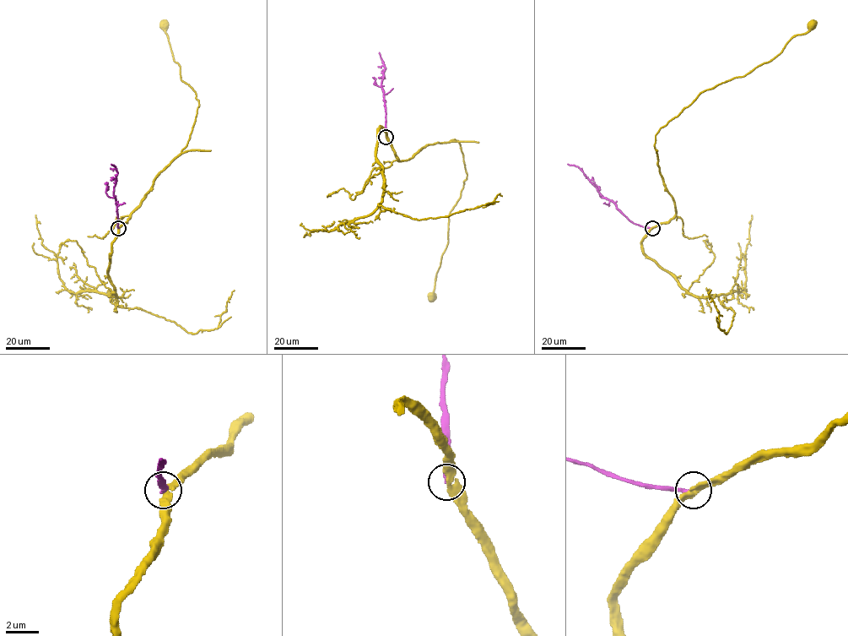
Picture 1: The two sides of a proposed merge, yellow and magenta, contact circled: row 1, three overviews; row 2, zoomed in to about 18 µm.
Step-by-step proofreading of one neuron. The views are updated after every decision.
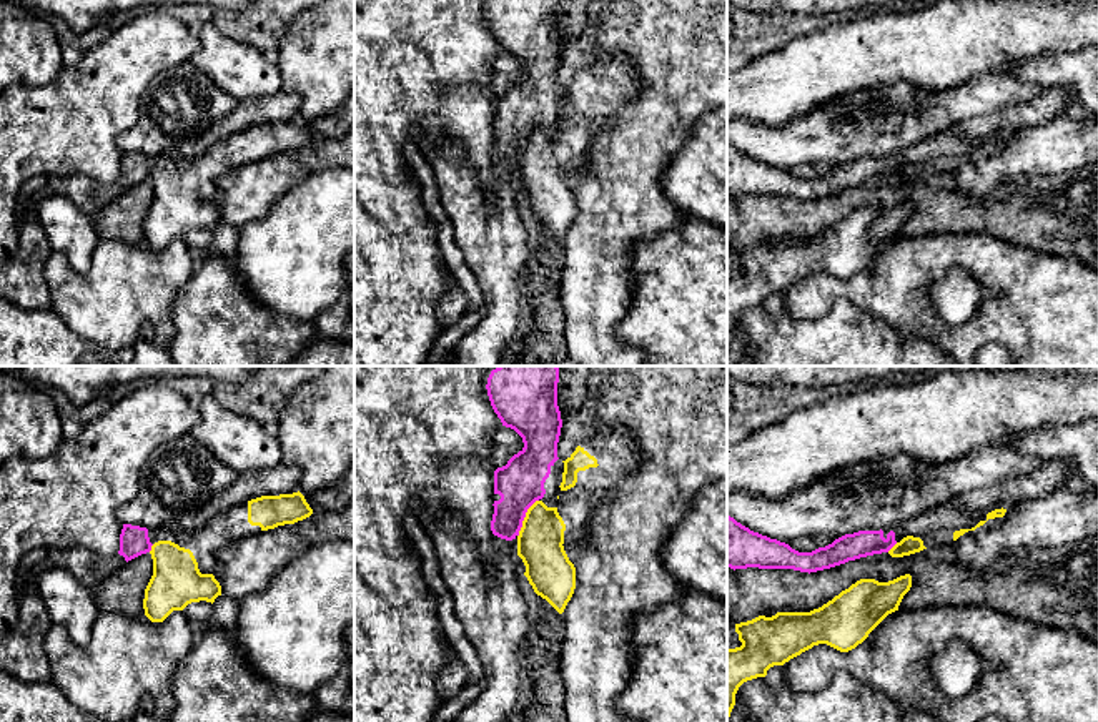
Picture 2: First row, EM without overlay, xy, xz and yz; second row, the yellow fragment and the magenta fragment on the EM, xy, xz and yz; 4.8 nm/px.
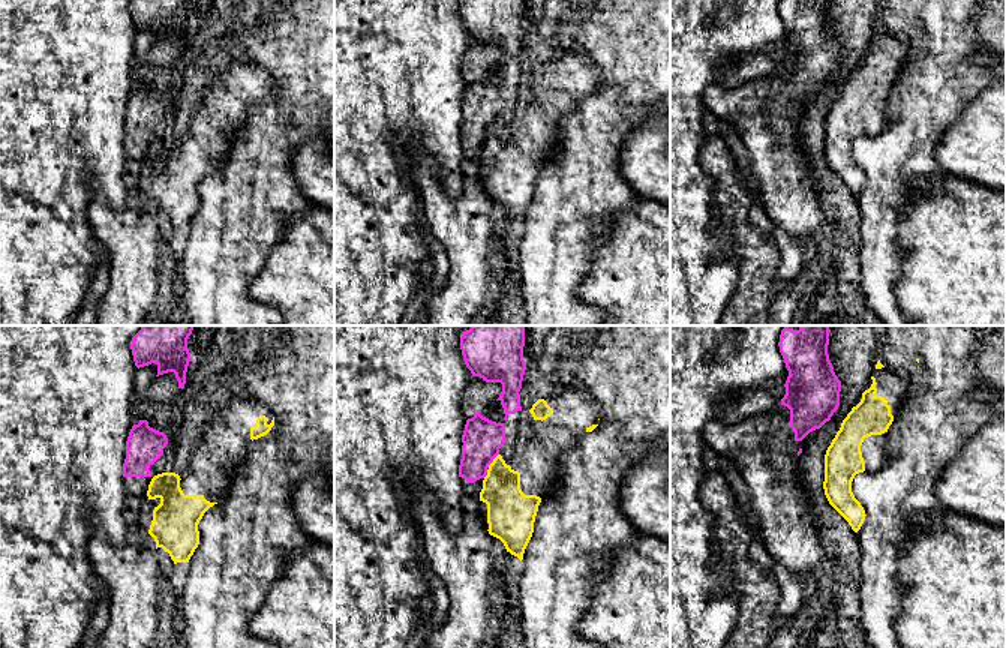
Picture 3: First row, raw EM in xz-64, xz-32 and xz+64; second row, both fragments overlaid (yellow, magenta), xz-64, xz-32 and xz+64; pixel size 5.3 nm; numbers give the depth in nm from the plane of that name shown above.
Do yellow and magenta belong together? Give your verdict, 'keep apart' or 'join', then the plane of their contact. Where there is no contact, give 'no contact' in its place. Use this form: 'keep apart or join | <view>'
keep apart | xz

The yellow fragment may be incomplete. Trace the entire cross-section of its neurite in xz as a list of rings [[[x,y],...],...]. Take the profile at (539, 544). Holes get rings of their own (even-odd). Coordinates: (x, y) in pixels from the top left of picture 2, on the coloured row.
[[[536,501],[526,512],[517,536],[517,556],[526,566],[524,576],[534,592],[559,614],[576,589],[576,567],[564,551],[566,524],[557,507]]]

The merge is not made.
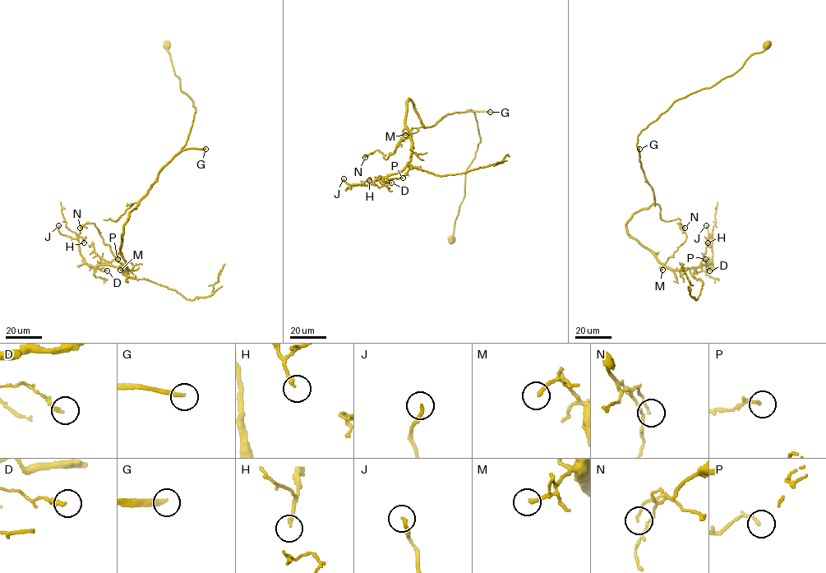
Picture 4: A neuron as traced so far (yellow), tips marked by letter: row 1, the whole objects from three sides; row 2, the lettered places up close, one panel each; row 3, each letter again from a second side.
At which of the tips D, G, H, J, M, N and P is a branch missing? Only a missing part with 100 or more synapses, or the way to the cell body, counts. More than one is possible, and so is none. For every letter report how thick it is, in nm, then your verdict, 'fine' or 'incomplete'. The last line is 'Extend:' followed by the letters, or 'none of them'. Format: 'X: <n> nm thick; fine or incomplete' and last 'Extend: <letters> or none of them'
D: 180 nm thick; fine
G: 240 nm thick; incomplete
H: 150 nm thick; fine
J: 170 nm thick; fine
M: 180 nm thick; fine
N: 100 nm thick; fine
P: 120 nm thick; fine
Extend: G

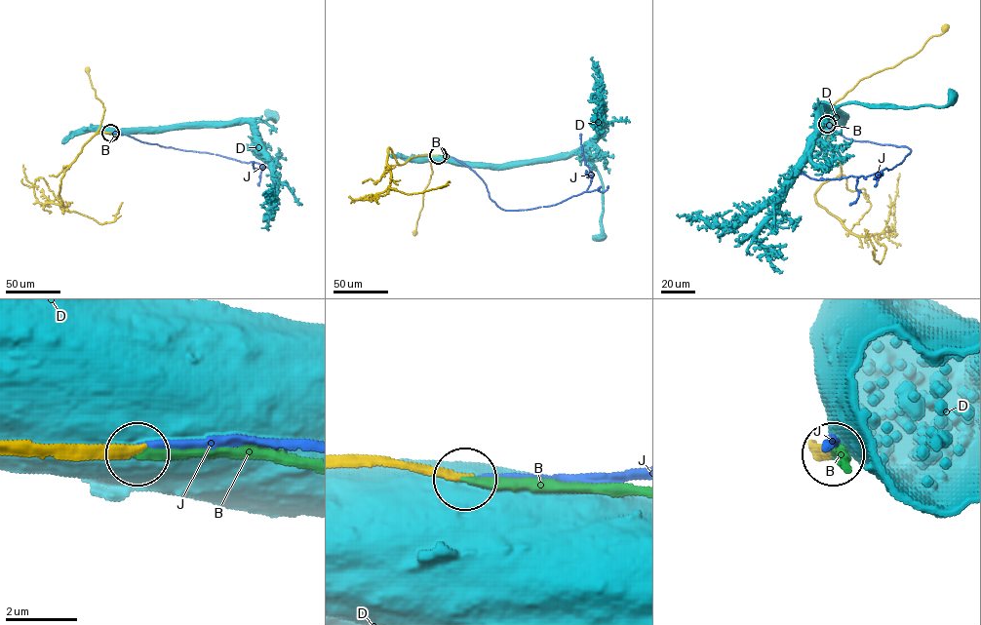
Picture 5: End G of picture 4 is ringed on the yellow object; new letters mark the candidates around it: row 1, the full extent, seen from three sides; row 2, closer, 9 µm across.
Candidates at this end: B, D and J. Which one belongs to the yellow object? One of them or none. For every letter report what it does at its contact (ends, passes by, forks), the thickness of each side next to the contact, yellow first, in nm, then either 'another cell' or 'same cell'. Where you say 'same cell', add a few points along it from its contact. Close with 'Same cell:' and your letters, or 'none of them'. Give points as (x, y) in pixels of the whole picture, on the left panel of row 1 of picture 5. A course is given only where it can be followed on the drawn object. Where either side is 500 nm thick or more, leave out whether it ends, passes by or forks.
B: it ends | 260/260 nm | same cell | via (110, 133), (123, 134)
D: 260/500 nm | another cell
J: it ends | 280/160 nm | another cell
Same cell: B

